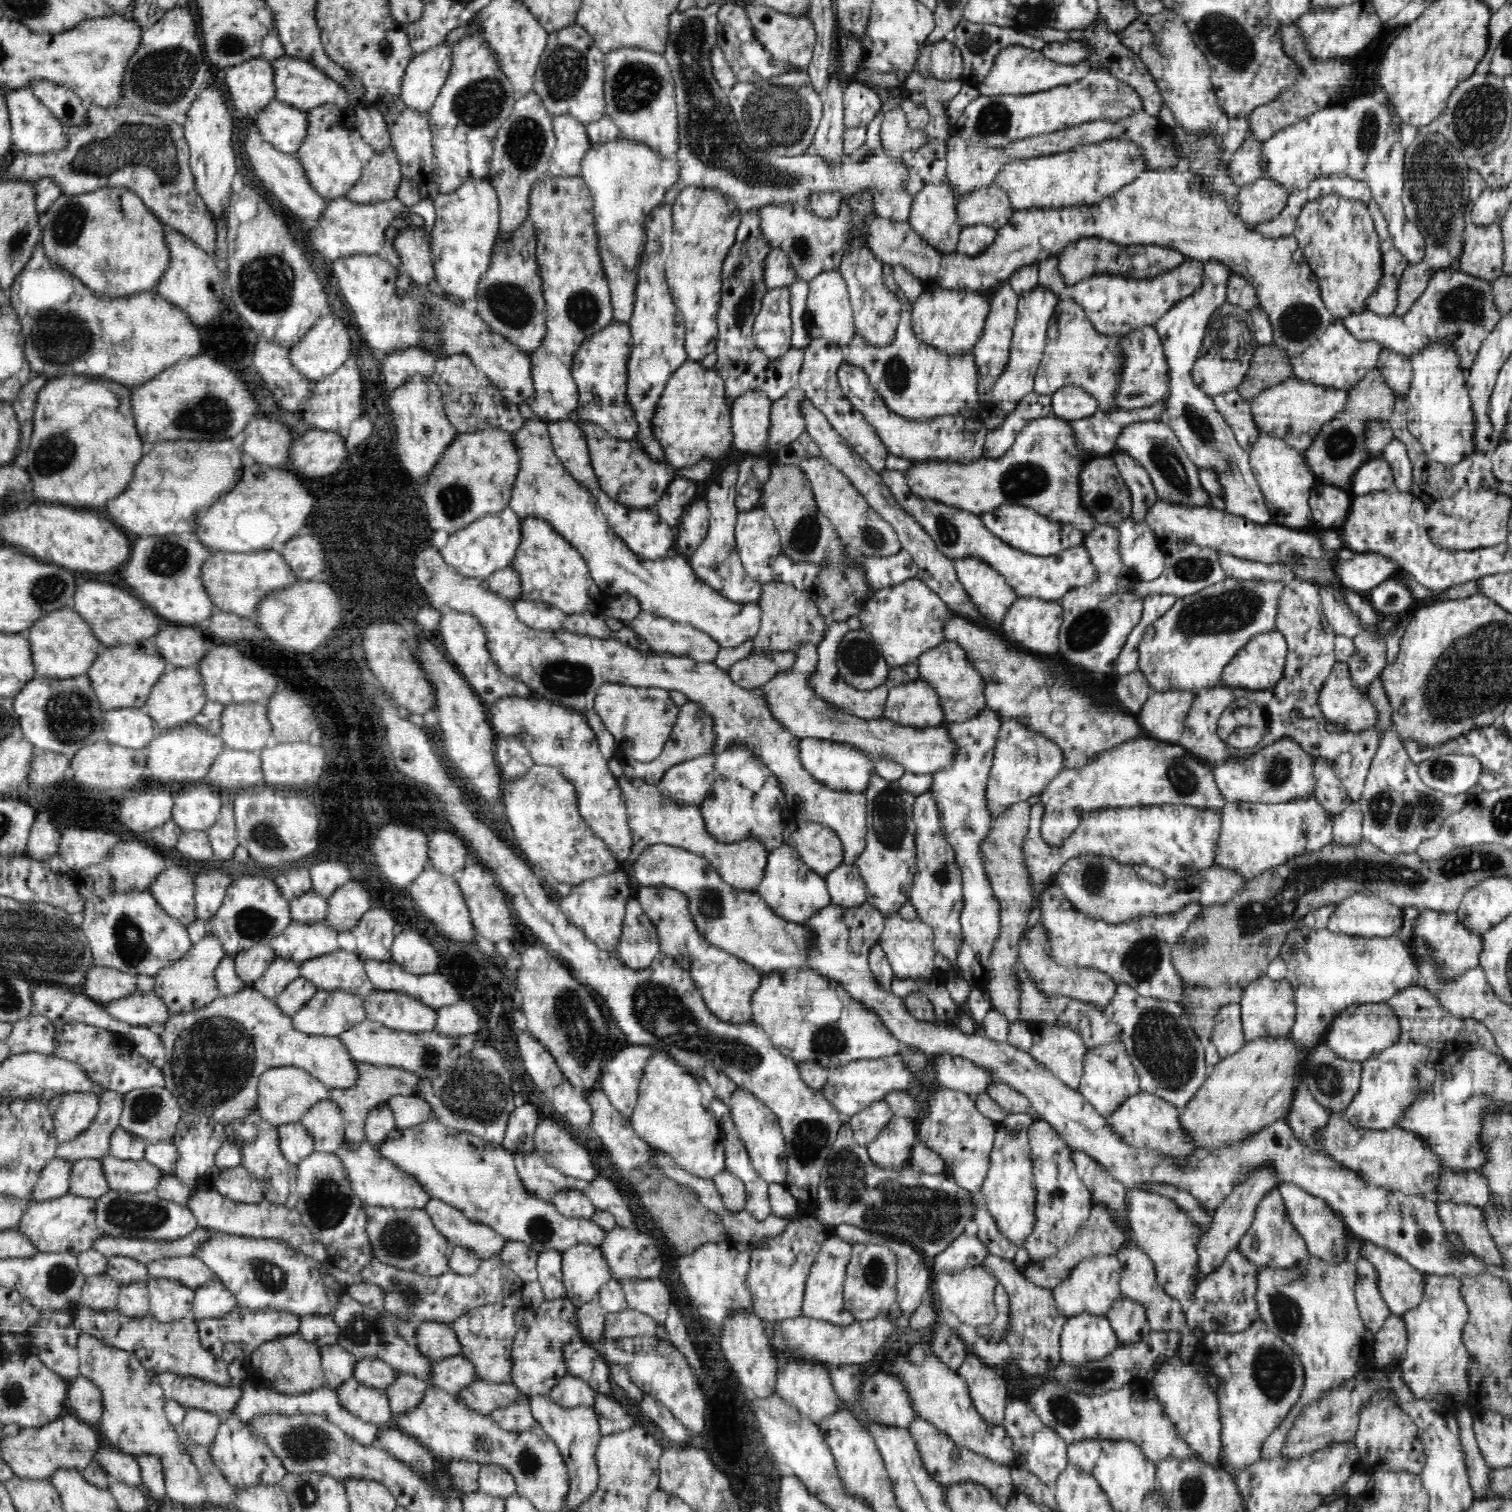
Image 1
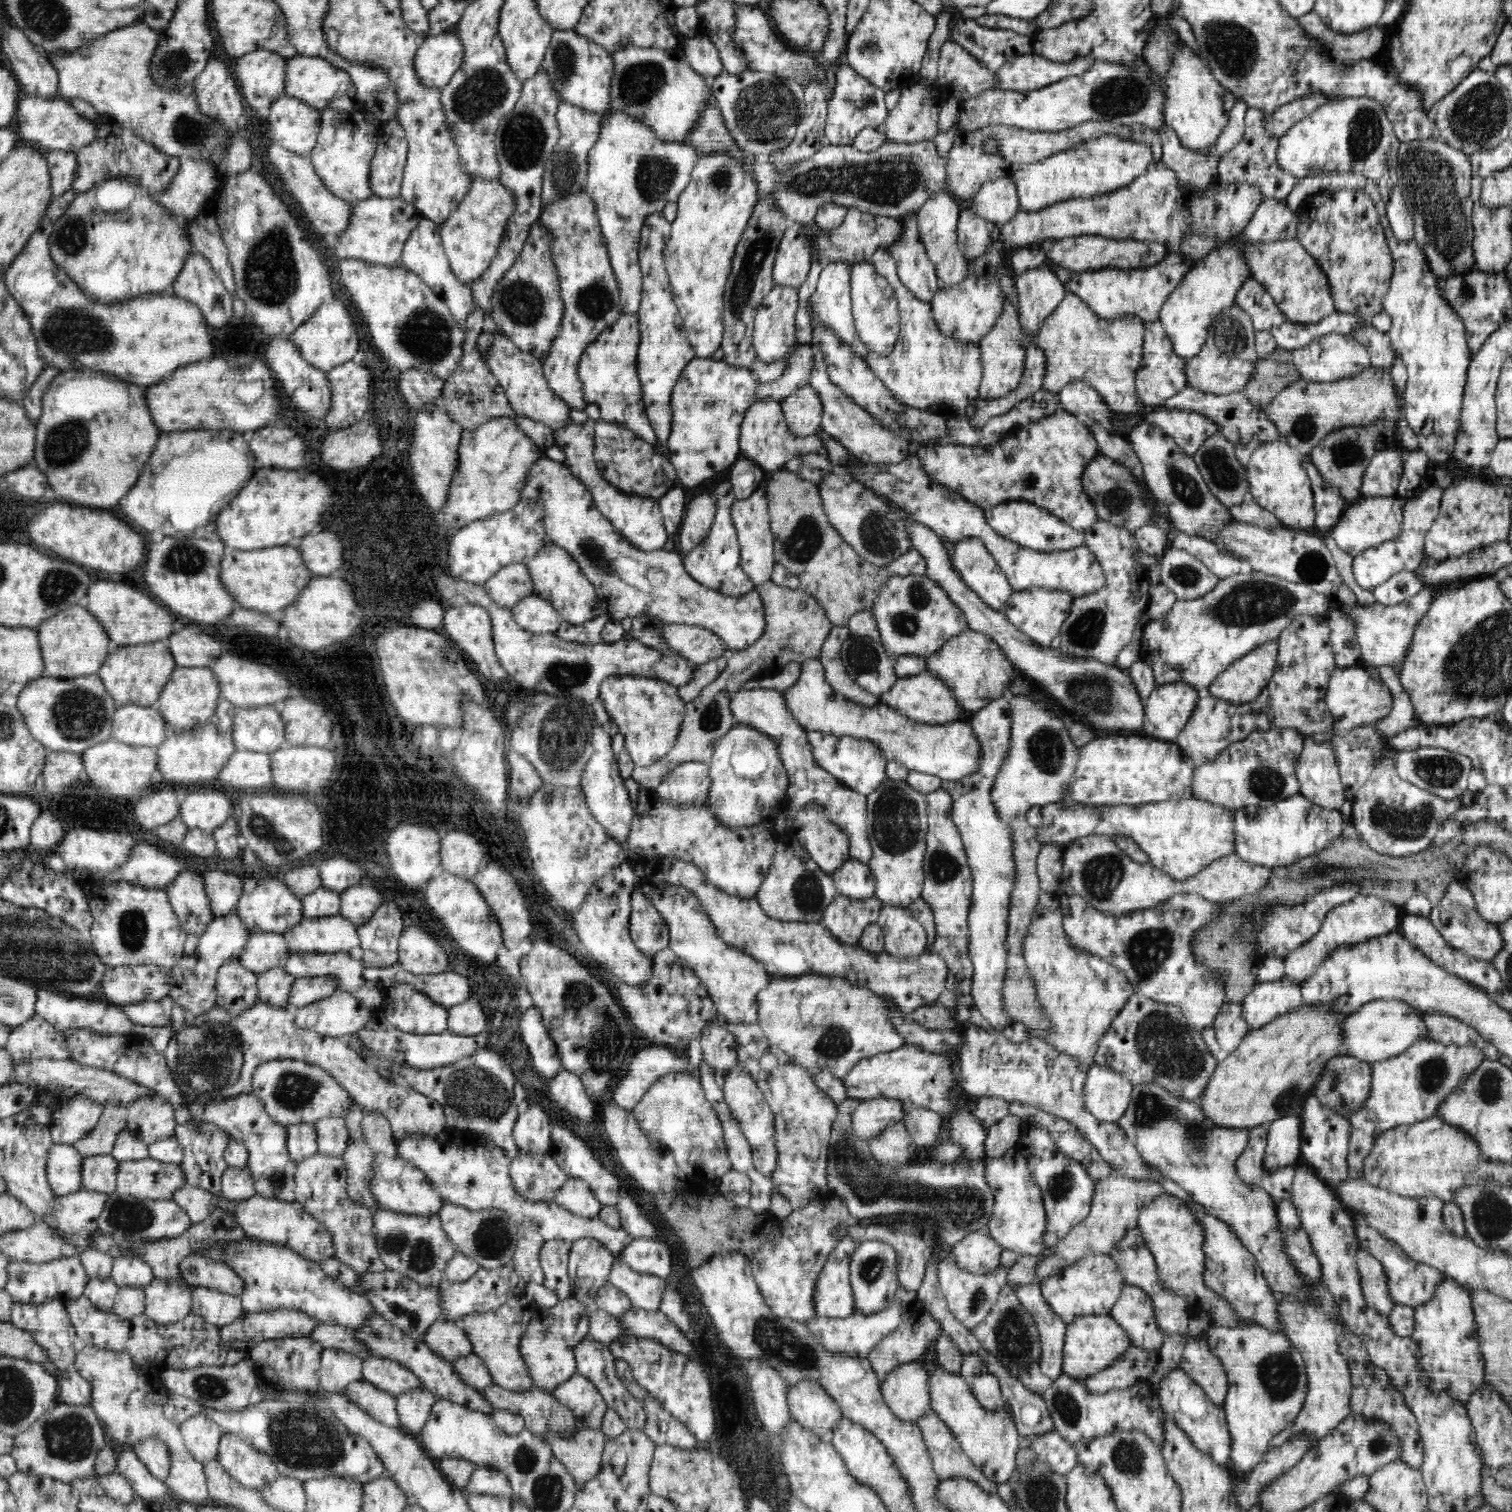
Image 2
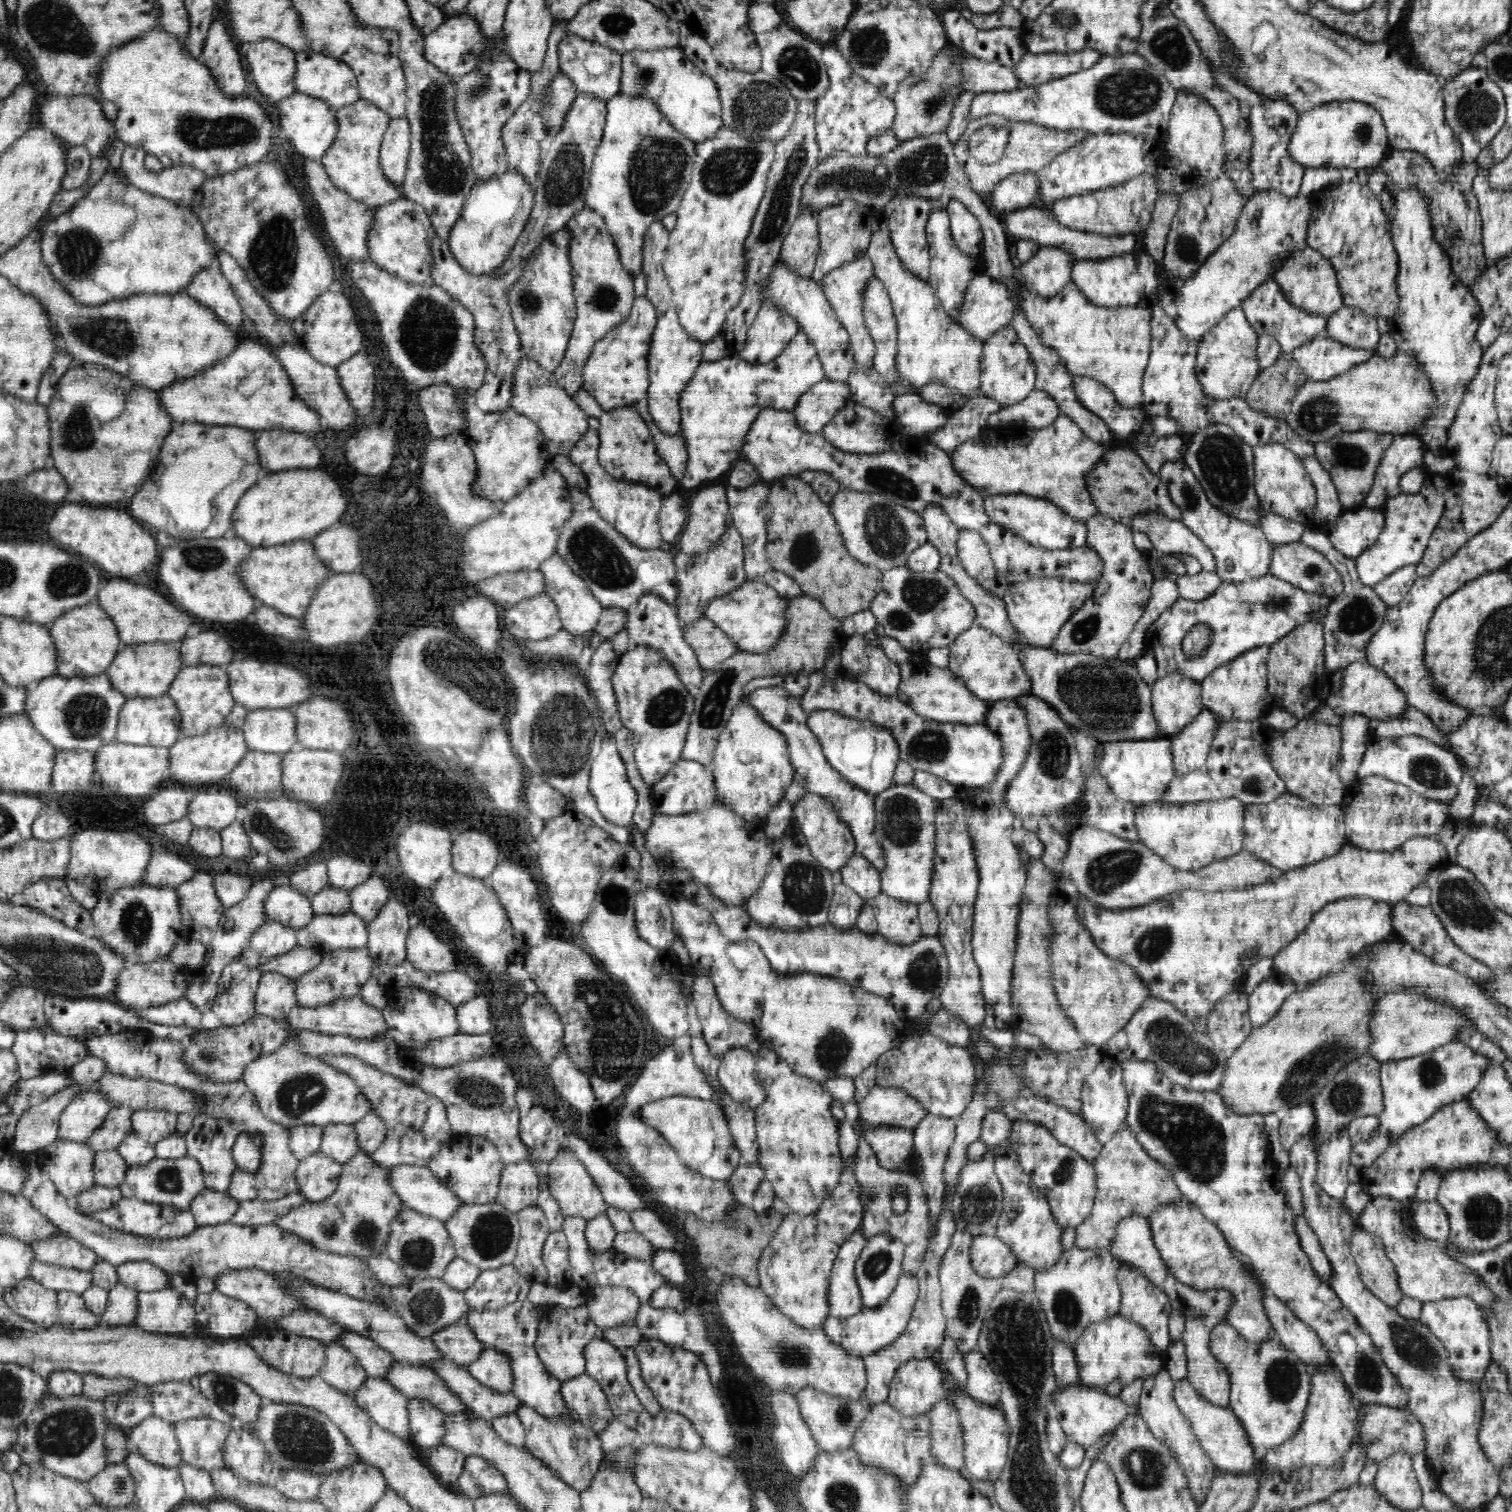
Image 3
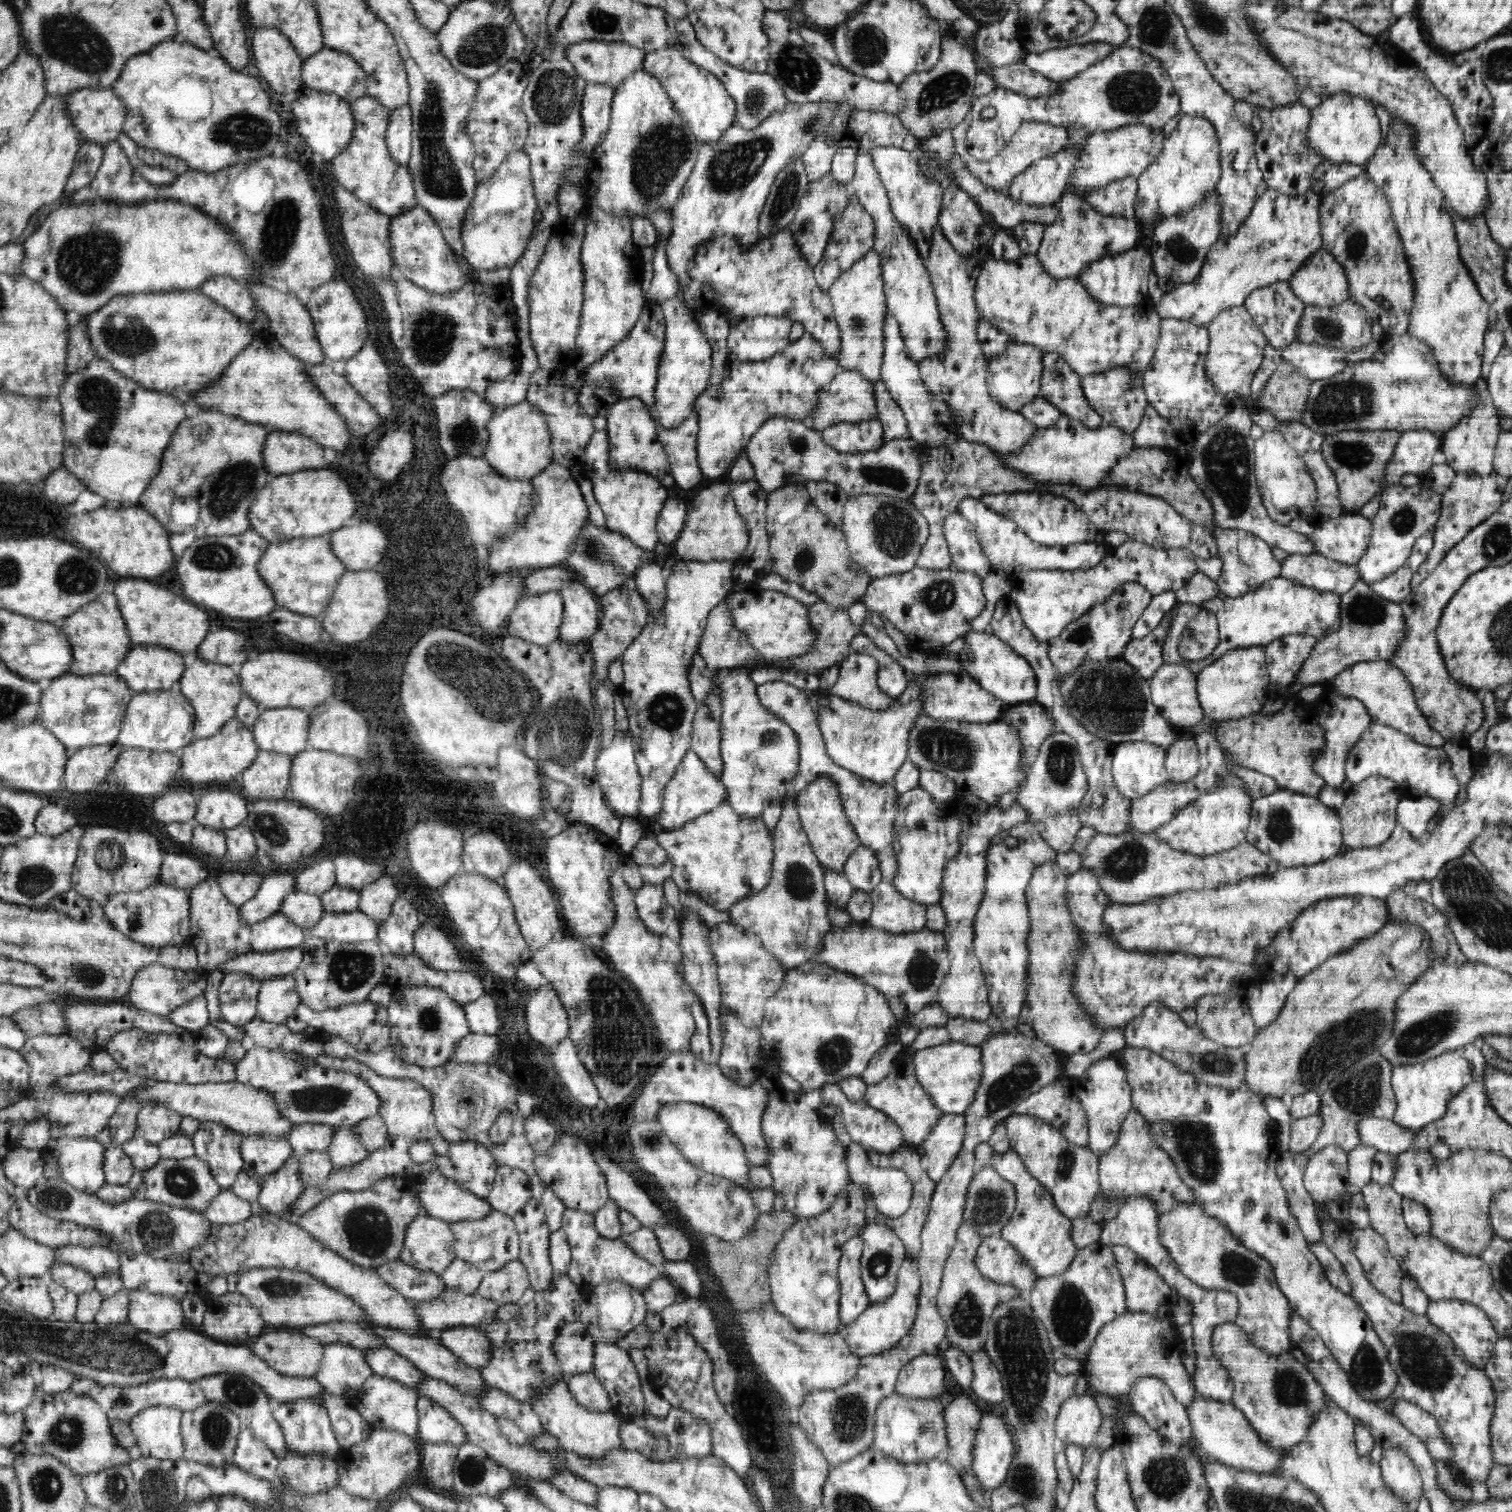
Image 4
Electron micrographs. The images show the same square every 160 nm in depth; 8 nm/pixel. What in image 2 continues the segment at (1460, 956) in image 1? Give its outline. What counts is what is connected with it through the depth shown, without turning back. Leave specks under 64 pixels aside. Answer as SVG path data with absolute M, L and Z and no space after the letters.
M1460 876L1449 881L1447 892L1436 907L1432 908L1429 919L1445 938L1446 944L1449 943L1453 949L1462 950L1471 958L1477 958L1478 961L1493 961L1502 950L1504 939L1498 927L1499 924L1488 922L1480 916L1475 906L1474 895L1470 892L1470 887L1464 878Z

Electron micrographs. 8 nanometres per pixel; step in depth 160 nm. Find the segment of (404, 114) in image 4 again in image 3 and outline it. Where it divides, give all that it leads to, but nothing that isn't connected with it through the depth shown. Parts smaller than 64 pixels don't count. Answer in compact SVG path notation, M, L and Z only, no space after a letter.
M405 116L391 118L381 142L379 161L385 176L396 186L404 182L410 146L409 120Z

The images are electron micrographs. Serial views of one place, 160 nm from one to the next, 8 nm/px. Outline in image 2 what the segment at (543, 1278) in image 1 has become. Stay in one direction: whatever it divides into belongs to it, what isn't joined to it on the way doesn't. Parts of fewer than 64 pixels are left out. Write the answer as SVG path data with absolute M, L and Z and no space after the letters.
M559 1240L546 1241L542 1246L540 1263L545 1274L543 1286L554 1292L558 1299L571 1297L571 1281L568 1266L574 1242Z

